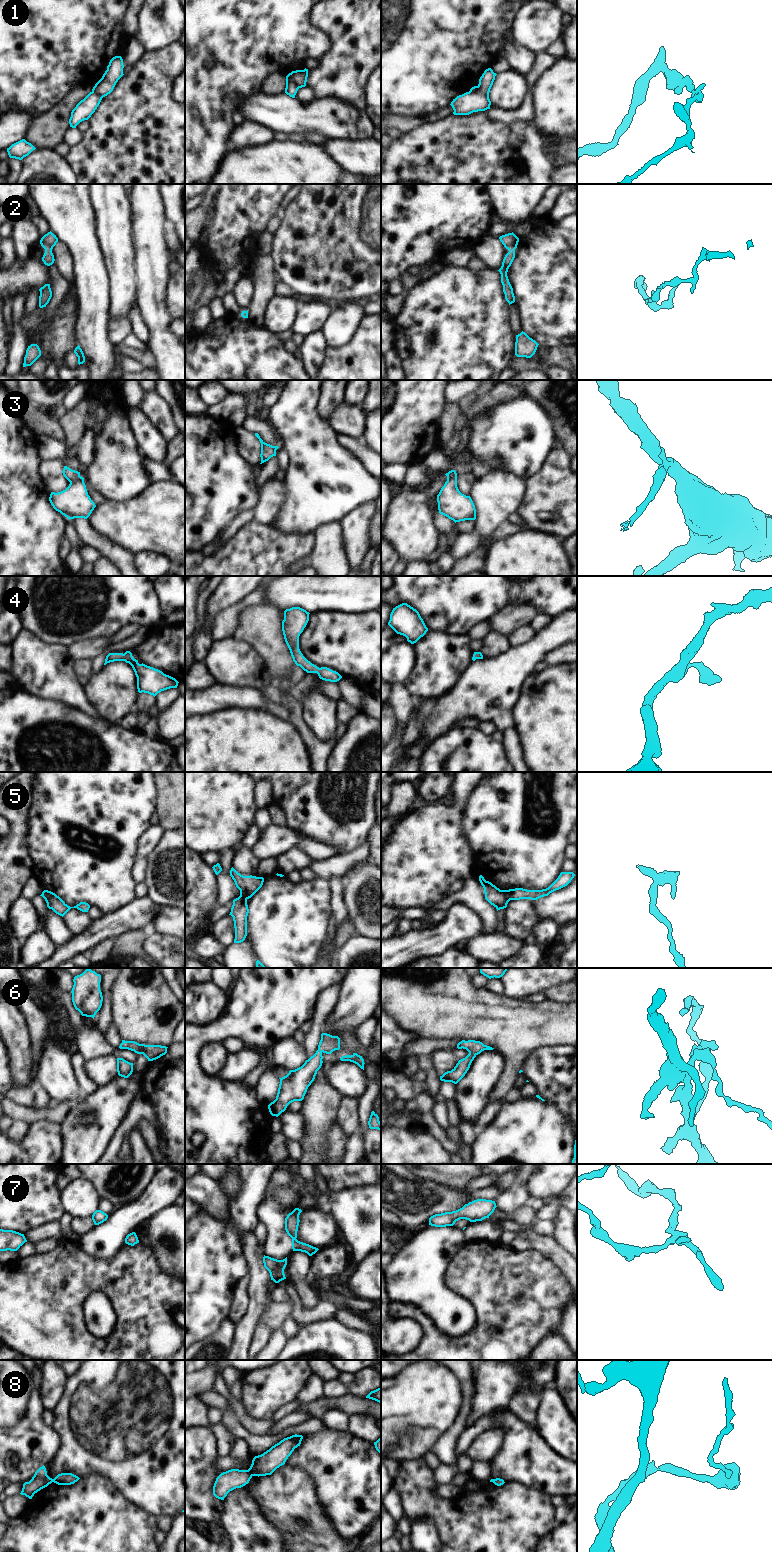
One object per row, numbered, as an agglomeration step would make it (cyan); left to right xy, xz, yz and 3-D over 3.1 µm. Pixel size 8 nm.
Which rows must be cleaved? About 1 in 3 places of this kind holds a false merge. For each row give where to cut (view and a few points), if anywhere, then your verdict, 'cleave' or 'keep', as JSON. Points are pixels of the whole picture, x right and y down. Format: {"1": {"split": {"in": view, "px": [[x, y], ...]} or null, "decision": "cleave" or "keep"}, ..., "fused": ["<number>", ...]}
{"1": {"split": {"in": "xz", "px": [[294, 71], [290, 80], [298, 88]]}, "decision": "cleave"}, "2": {"split": null, "decision": "keep"}, "3": {"split": null, "decision": "keep"}, "4": {"split": null, "decision": "keep"}, "5": {"split": {"in": "yz", "px": [[505, 890], [505, 896], [508, 901]]}, "decision": "cleave"}, "6": {"split": null, "decision": "keep"}, "7": {"split": {"in": "xz", "px": [[292, 1237], [295, 1239]]}, "decision": "cleave"}, "8": {"split": {"in": "xz", "px": [[247, 1470], [252, 1475]]}, "decision": "cleave"}, "fused": ["1", "5", "7", "8"]}

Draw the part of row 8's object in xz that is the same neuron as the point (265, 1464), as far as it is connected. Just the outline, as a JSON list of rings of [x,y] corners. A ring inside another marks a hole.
[[[302,1435],[284,1438],[261,1455],[255,1456],[248,1471],[252,1476],[271,1475],[277,1468],[284,1465],[295,1448],[300,1446]]]

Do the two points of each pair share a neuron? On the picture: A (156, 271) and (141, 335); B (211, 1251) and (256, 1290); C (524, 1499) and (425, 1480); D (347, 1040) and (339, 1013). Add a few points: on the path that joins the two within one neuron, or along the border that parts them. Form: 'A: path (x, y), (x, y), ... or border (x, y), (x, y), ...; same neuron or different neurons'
A: border (136, 305), (149, 336), (146, 342); different neurons
B: border (242, 1250), (247, 1263), (248, 1273); different neurons
C: path (497, 1515), (449, 1515), (441, 1507); same neuron
D: border (325, 1024), (334, 1029), (354, 1029); different neurons

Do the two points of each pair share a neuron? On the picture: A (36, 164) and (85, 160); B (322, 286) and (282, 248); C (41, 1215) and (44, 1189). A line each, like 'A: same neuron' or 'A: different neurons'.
A: different neurons
B: same neuron
C: same neuron

